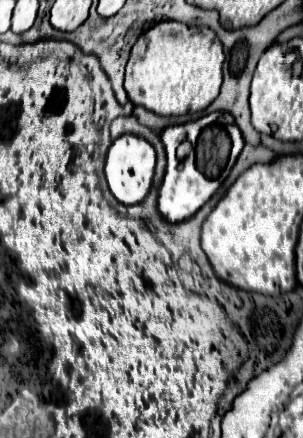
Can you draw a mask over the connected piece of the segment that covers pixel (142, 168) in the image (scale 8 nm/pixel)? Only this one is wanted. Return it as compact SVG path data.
M126 134L126 136L120 136L118 140L114 140L108 150L106 168L104 168L108 186L110 186L110 192L114 194L114 198L126 206L138 204L140 200L144 200L144 196L150 192L150 186L152 186L154 166L156 166L154 146L150 142L146 142L144 138Z

